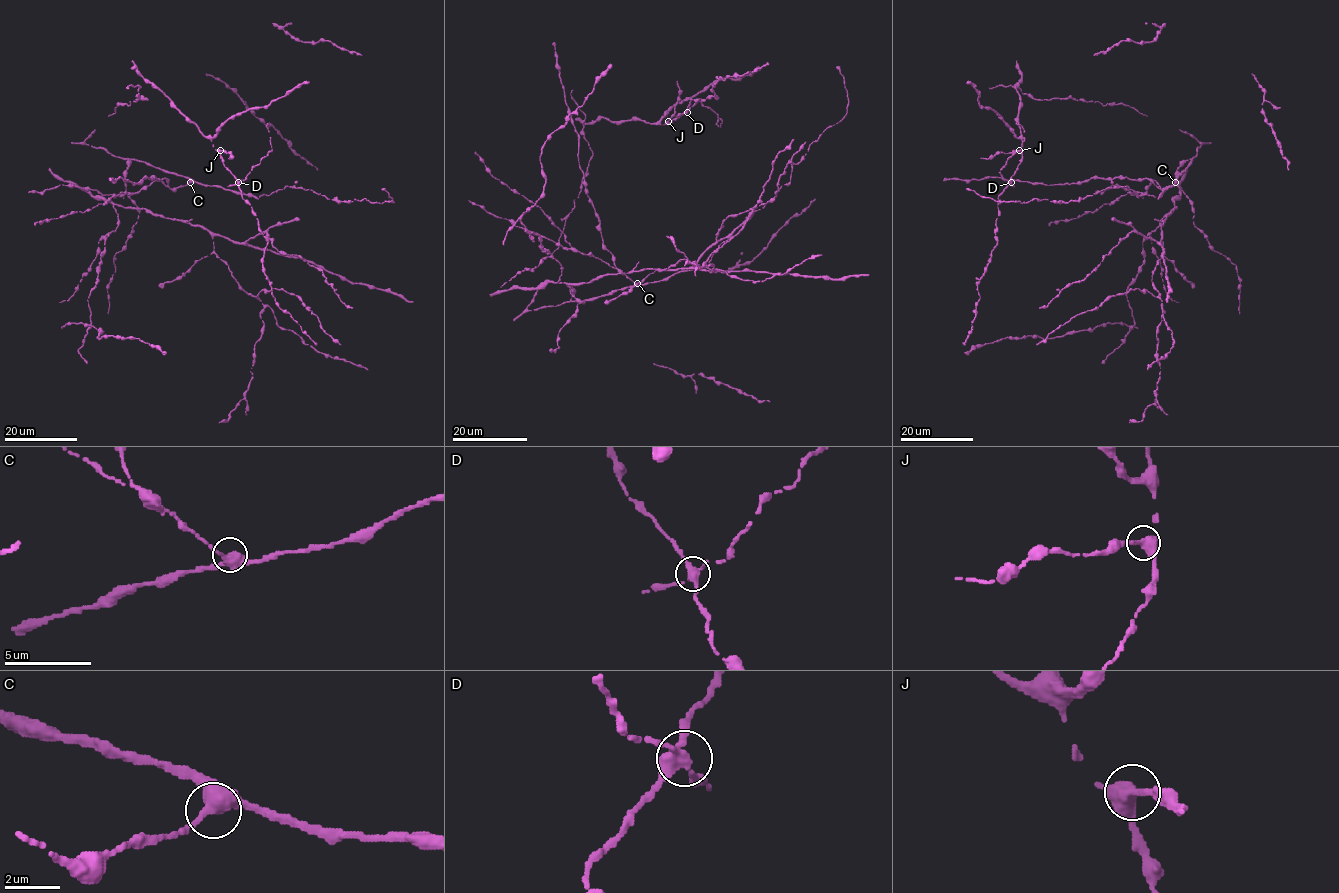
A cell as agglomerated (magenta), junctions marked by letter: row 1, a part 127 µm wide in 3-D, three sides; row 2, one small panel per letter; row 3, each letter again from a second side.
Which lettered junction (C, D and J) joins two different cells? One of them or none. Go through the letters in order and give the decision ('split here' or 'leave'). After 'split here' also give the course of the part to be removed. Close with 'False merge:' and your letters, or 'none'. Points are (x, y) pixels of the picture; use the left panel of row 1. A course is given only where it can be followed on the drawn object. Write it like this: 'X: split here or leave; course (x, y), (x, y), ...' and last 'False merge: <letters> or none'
C: leave
D: split here; course (238, 182), (272, 150), (267, 123)
J: leave
False merge: D

